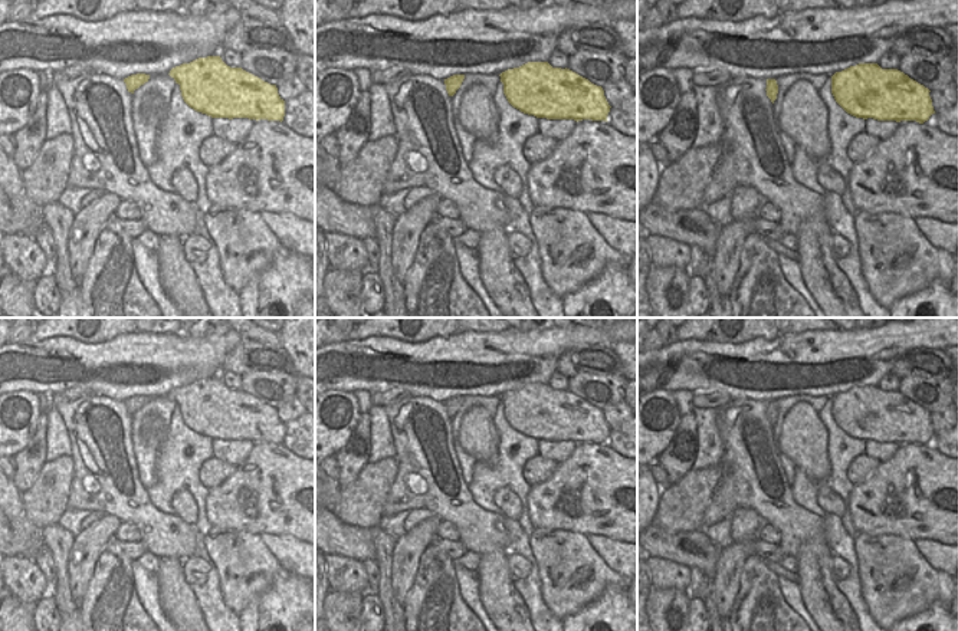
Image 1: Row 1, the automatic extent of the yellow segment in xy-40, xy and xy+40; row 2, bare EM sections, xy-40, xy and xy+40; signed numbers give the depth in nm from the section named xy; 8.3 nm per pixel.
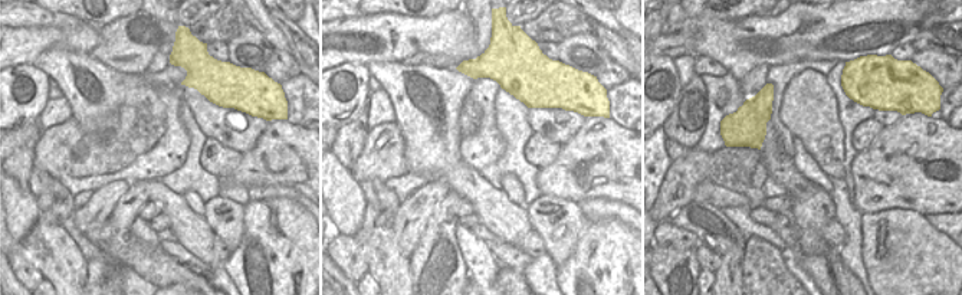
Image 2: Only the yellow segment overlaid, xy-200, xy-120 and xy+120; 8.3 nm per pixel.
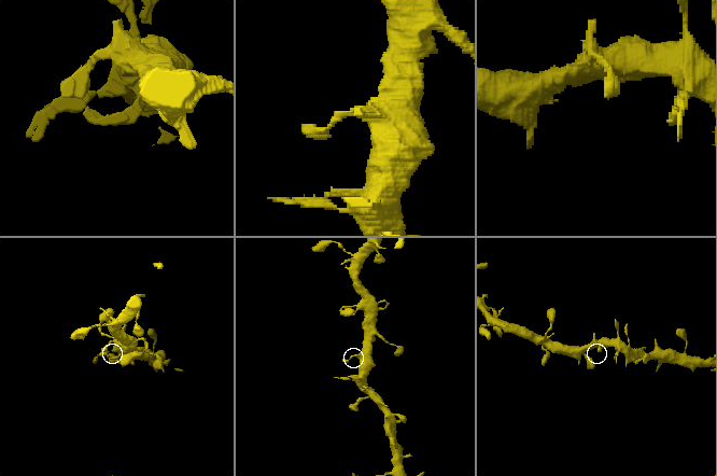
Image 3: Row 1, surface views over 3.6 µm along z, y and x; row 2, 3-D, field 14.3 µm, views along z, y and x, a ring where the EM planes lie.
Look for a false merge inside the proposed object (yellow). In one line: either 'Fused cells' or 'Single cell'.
Single cell.

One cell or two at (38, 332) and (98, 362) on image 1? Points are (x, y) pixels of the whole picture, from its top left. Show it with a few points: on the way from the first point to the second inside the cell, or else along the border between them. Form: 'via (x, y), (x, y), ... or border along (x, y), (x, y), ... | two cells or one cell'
border along (30, 338), (36, 341), (75, 338), (81, 342) | two cells

